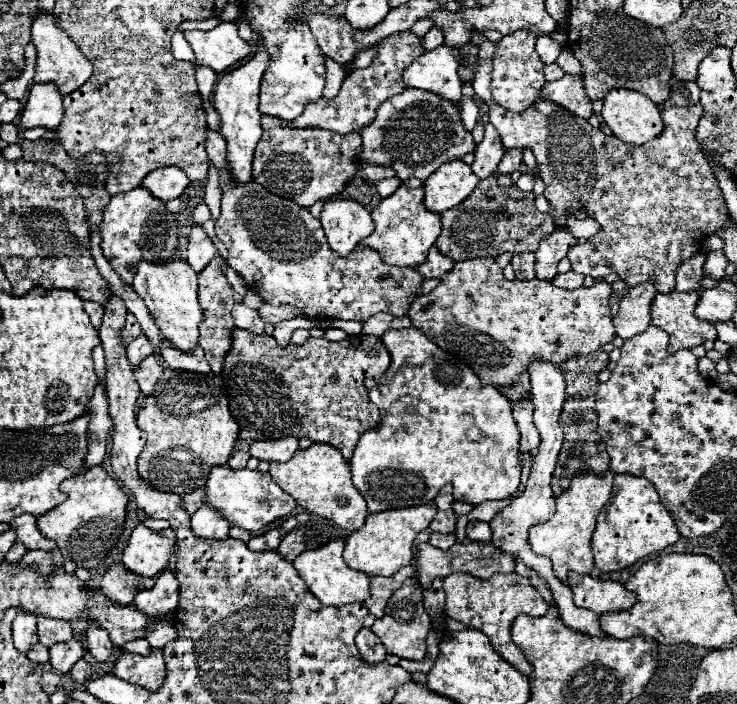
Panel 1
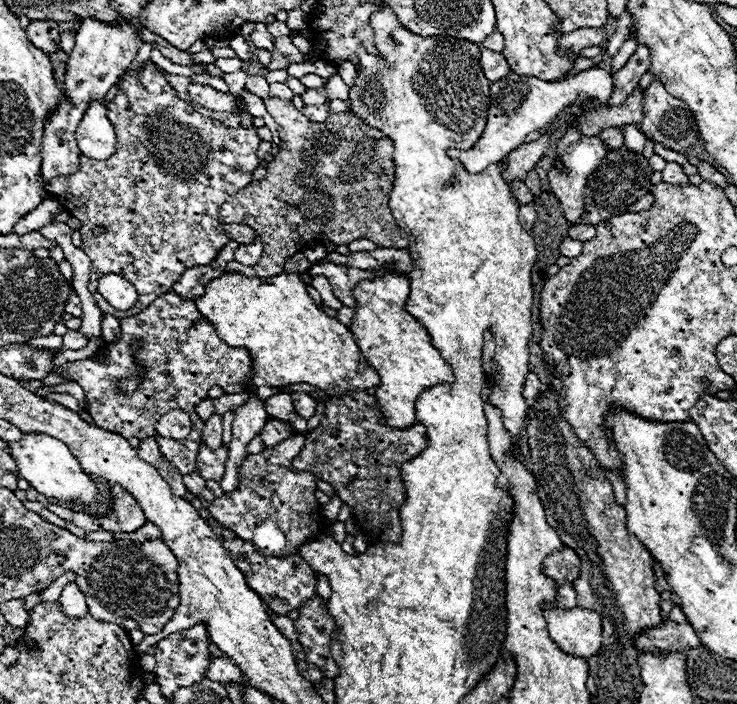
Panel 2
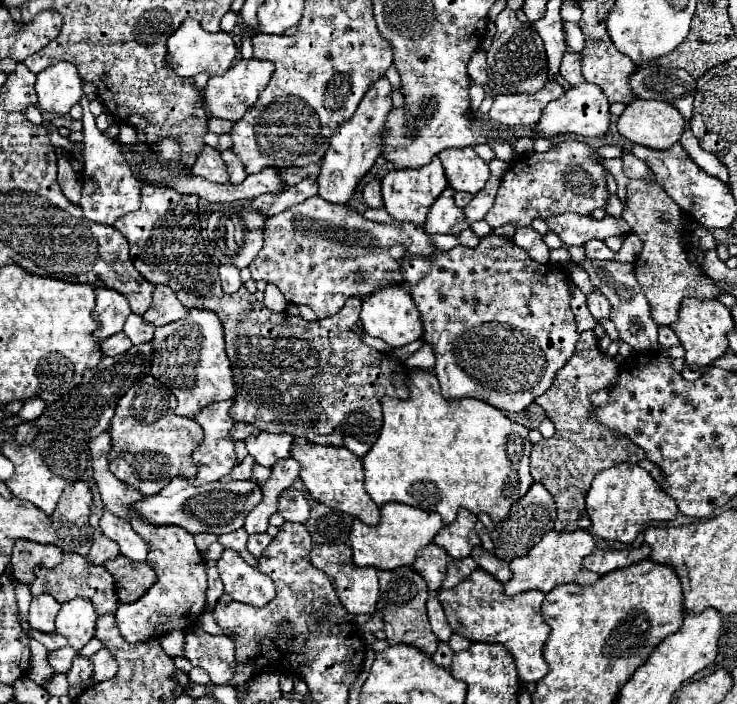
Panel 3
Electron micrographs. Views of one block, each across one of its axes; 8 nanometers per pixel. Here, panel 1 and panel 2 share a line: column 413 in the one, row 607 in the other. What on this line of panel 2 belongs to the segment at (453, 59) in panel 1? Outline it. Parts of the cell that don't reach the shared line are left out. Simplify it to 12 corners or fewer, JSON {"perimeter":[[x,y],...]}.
{"perimeter":[[74,582],[64,586],[60,604],[68,616],[88,612],[84,594]]}

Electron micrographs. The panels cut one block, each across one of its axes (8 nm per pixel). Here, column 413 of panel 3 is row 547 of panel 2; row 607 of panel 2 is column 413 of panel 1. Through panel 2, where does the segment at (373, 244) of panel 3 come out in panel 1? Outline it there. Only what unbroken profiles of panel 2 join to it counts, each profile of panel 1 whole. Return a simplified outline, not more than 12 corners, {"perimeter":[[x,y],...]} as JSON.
{"perimeter":[[222,134],[216,236],[270,304],[406,316],[424,278],[358,244],[338,256],[294,200],[240,184]]}

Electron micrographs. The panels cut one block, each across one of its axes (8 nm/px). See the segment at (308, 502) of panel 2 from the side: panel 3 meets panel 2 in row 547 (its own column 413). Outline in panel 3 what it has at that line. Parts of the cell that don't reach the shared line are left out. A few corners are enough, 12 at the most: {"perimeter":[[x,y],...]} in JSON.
{"perimeter":[[510,238],[404,254],[448,400],[522,412],[580,334]]}

